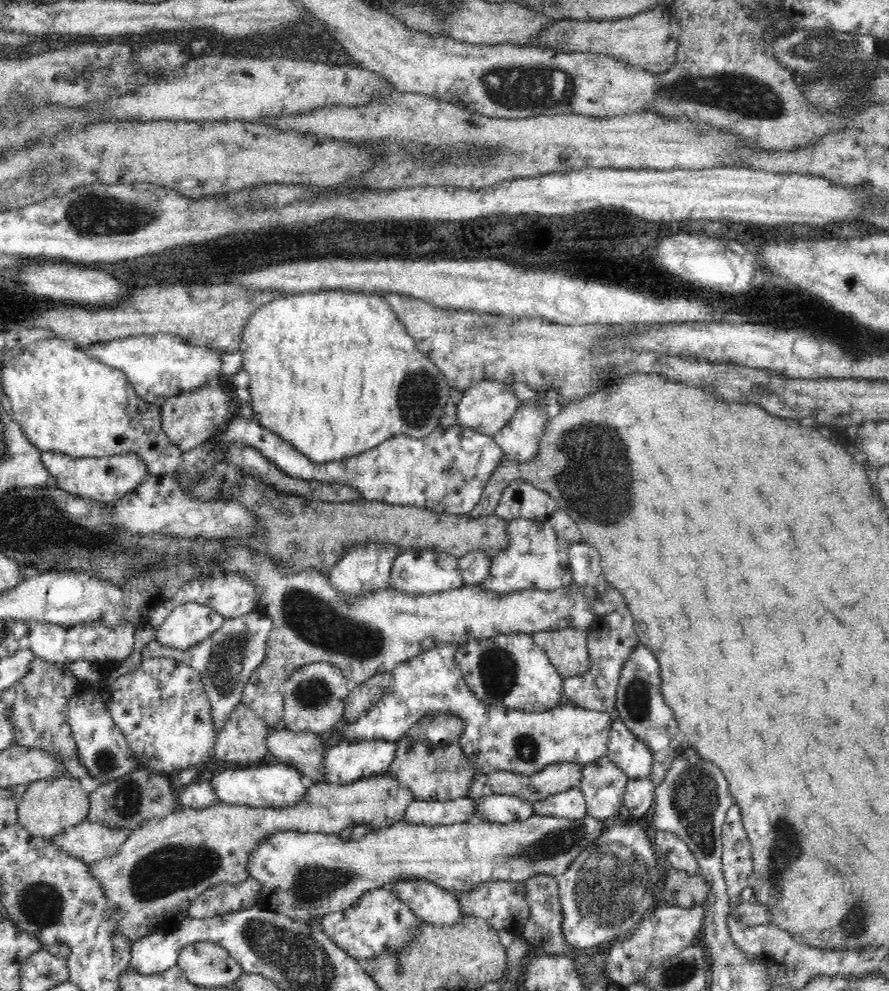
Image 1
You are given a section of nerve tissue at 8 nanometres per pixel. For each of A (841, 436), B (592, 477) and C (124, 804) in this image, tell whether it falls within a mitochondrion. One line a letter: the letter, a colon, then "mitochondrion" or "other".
A: other
B: mitochondrion
C: mitochondrion

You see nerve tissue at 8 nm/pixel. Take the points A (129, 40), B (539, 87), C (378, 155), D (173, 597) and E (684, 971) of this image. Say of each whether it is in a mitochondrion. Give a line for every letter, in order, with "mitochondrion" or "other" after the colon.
A: other
B: mitochondrion
C: other
D: other
E: mitochondrion

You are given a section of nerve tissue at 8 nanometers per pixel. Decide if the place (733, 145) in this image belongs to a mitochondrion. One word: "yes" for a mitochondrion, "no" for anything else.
no

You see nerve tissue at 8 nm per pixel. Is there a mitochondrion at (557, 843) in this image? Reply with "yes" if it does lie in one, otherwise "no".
yes

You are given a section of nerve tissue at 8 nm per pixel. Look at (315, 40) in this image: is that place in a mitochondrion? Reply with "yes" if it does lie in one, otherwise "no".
no

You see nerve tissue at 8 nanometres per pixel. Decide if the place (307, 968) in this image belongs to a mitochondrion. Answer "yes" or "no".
yes

